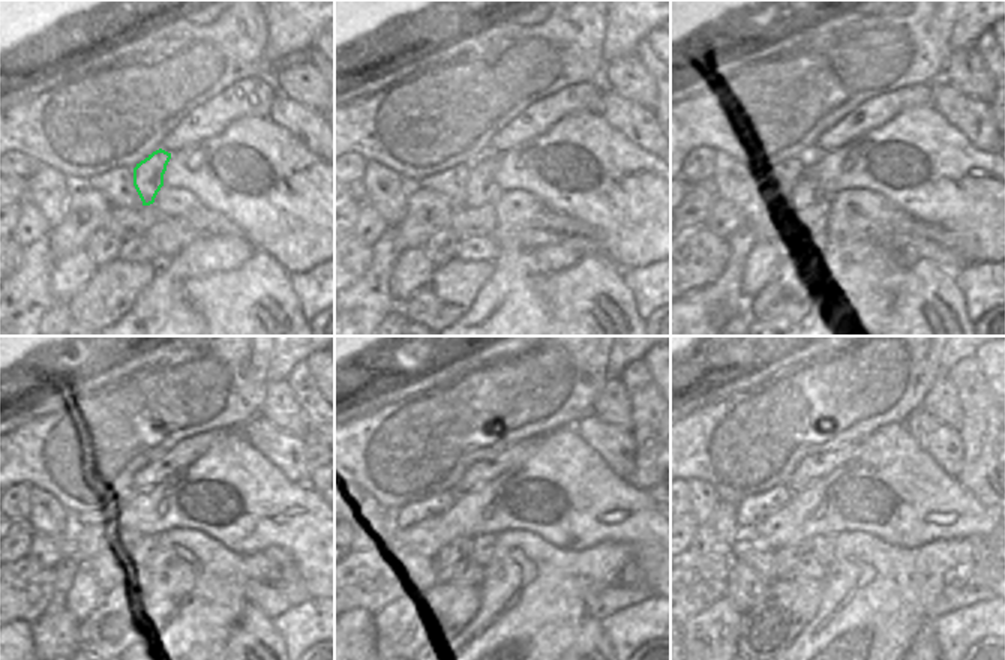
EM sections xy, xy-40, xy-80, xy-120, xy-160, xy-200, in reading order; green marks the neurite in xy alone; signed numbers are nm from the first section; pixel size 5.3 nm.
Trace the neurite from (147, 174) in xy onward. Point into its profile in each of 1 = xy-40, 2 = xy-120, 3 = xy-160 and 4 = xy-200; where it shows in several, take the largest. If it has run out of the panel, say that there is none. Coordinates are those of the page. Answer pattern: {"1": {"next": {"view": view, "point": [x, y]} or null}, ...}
{"1": {"next": {"view": "xy-40", "point": [482, 186]}}, "2": {"next": {"view": "xy-120", "point": [122, 552]}}, "3": {"next": {"view": "xy-160", "point": [461, 549]}}, "4": {"next": {"view": "xy-200", "point": [786, 558]}}}

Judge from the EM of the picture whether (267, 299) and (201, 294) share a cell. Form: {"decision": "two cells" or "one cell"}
{"decision": "one cell"}

